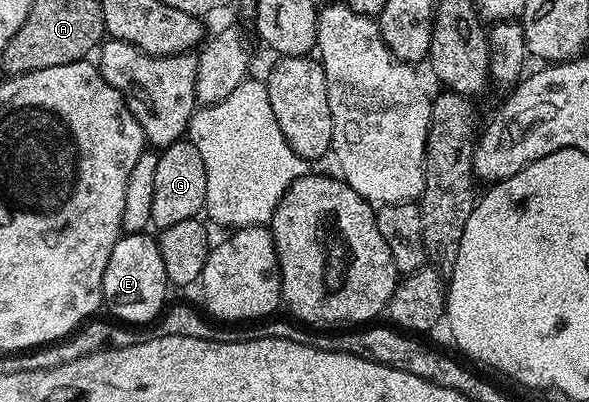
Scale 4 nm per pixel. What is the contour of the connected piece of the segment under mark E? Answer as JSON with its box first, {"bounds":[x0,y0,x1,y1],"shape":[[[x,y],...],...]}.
{"bounds":[101,233,171,325],"shape":[[[149,233],[122,234],[115,249],[111,249],[111,257],[107,257],[107,269],[103,269],[101,298],[107,311],[109,307],[114,315],[110,316],[125,325],[156,320],[166,310],[165,294],[168,291],[171,291],[171,284],[163,269],[156,238]]]}

